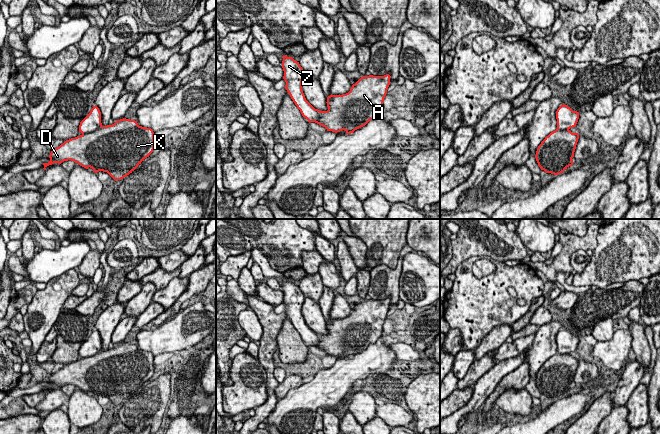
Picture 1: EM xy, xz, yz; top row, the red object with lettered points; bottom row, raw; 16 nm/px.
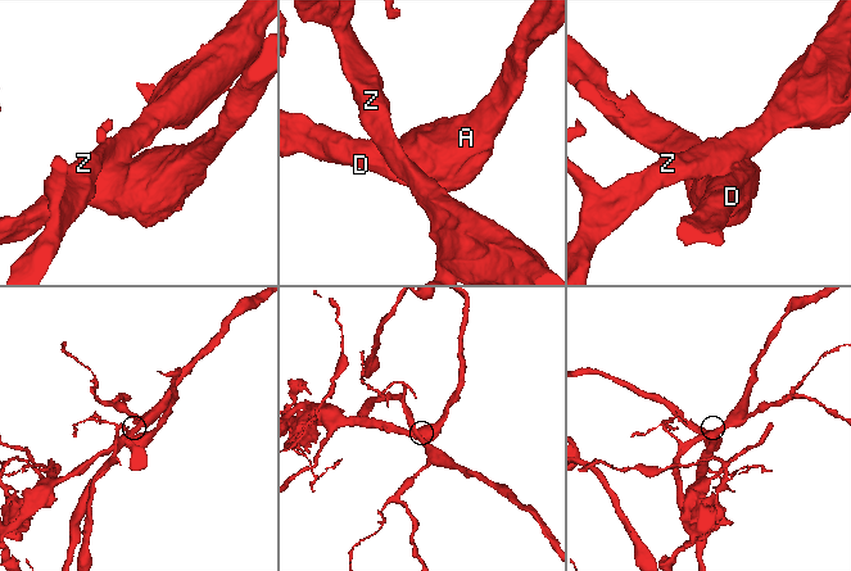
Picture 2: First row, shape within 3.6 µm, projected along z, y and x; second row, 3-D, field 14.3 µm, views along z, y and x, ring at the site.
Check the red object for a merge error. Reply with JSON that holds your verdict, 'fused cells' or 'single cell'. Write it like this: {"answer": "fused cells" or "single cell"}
{"answer": "single cell"}

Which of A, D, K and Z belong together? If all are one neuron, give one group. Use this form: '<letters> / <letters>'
A D K Z

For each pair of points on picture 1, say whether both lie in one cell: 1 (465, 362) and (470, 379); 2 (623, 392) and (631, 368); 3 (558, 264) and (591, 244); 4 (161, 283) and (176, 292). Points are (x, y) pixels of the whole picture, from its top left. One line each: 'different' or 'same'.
1: different
2: same
3: same
4: different

